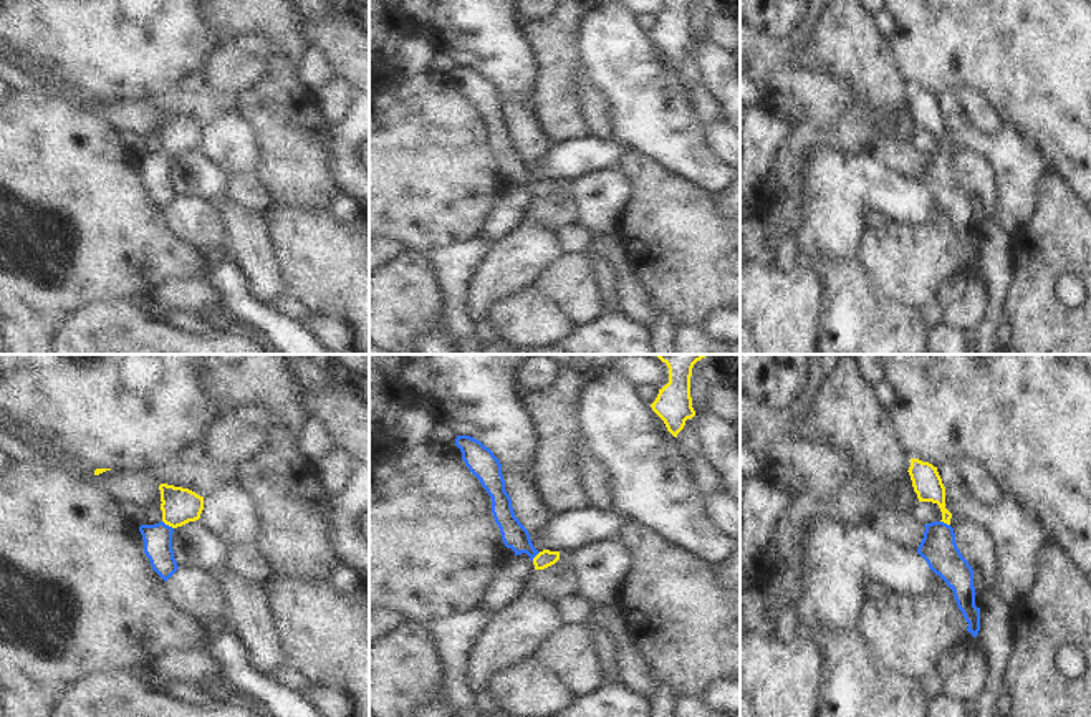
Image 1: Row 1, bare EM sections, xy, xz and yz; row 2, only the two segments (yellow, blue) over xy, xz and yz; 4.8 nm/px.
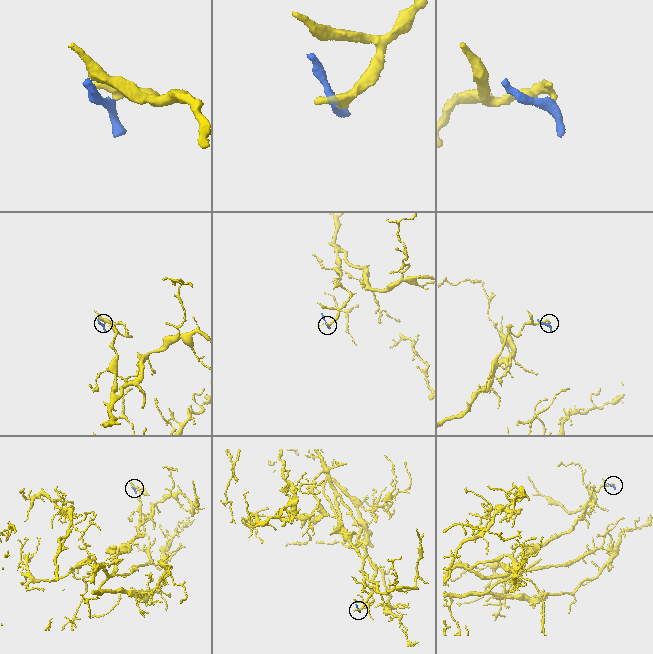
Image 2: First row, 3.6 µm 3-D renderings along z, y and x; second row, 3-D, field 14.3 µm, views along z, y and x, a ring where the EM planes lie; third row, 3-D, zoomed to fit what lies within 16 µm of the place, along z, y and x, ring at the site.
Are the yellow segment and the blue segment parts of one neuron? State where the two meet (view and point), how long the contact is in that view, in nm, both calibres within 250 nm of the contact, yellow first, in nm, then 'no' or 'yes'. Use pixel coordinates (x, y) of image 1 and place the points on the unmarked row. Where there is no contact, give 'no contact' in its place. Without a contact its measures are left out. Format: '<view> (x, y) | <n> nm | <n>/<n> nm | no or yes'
xy (168, 153) | 70 nm | 180/140 nm | yes

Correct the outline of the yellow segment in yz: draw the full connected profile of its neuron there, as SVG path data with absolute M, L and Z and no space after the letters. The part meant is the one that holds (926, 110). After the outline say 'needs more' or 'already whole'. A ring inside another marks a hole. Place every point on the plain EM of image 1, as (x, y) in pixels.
M911 88L907 101L919 131L937 132L942 141L940 151L924 154L925 161L917 182L954 220L957 235L968 252L967 260L977 267L980 260L980 237L975 235L973 199L957 177L955 162L950 156L952 142L945 137L942 108L937 96L919 88Z | needs more

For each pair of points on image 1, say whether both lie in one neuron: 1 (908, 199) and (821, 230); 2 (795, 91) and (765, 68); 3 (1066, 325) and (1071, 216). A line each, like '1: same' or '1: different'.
1: same
2: same
3: same

